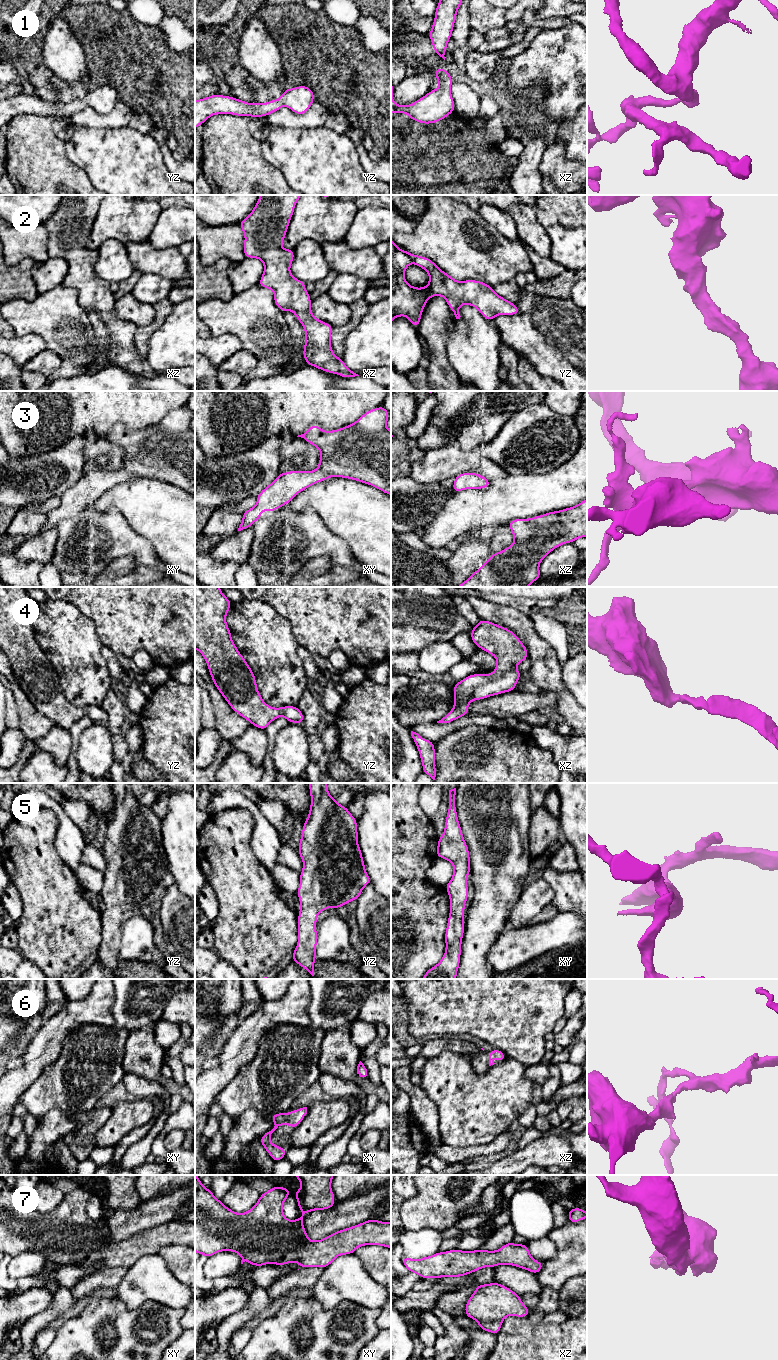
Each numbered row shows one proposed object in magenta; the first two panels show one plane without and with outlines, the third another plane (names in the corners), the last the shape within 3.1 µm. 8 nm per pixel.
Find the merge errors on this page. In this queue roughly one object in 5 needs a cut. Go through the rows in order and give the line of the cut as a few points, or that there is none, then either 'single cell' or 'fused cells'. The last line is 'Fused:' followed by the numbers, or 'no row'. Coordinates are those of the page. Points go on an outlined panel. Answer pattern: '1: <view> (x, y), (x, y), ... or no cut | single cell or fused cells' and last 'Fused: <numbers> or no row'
1: no cut | single cell
2: no cut | single cell
3: no cut | single cell
4: no cut | single cell
5: no cut | single cell
6: no cut | single cell
7: no cut | single cell
Fused: no row

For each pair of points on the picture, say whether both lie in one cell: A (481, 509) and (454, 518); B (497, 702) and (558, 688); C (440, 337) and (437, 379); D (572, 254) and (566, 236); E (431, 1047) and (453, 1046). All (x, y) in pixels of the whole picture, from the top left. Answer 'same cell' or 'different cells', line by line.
A: same cell
B: different cells
C: same cell
D: same cell
E: same cell

